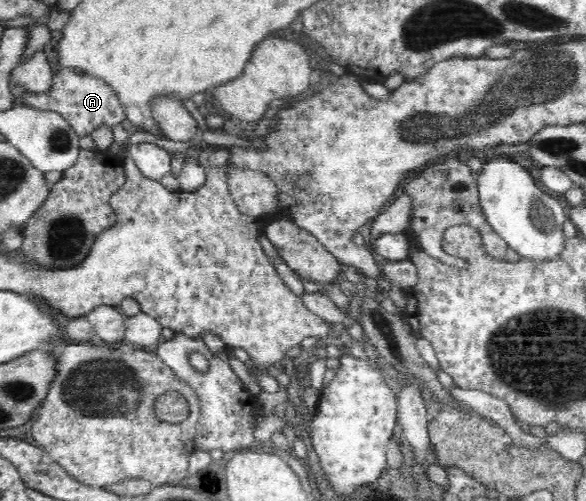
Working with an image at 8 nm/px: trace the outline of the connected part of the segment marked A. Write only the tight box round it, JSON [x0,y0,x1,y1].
[23,65,127,136]

